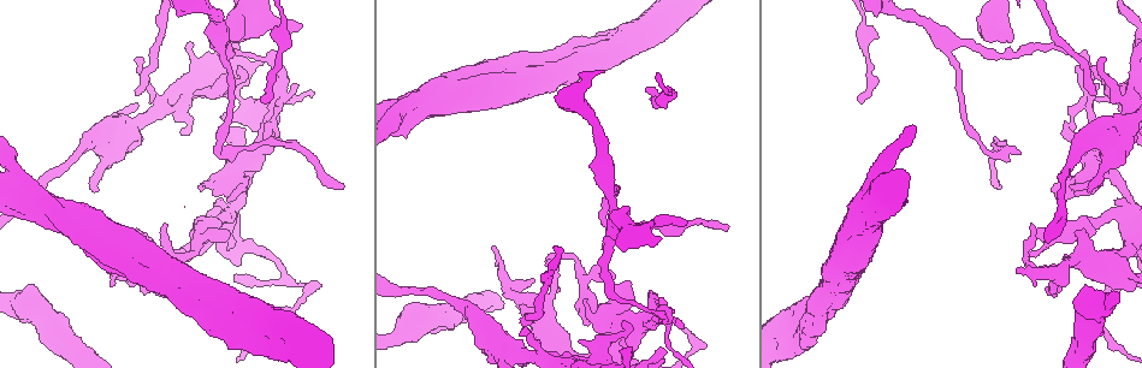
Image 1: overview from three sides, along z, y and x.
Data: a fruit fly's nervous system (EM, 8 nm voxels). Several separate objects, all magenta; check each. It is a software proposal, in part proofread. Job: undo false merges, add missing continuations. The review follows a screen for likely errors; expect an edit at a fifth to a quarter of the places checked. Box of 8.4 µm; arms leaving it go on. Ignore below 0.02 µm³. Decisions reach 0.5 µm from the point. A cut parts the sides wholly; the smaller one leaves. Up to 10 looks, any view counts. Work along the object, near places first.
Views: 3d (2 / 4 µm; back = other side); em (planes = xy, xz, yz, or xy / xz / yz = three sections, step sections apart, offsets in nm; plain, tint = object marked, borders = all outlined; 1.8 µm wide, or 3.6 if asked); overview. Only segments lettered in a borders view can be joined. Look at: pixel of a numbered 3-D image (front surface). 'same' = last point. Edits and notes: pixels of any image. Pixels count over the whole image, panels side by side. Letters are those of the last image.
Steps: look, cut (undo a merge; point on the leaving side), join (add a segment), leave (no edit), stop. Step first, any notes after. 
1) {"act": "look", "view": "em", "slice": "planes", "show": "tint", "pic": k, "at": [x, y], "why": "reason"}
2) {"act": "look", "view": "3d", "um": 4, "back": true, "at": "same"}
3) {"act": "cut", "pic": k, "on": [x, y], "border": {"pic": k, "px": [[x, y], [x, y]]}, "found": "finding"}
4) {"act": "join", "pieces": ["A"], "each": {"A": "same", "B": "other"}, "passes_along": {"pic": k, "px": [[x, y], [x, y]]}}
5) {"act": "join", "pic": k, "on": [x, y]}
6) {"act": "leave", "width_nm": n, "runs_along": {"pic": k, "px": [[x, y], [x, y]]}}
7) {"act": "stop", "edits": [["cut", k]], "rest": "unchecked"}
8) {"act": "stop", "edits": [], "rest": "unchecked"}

{"act": "look", "view": "3d", "um": 4, "pic": 1, "at": [281, 99], "why": "three arms meet"}

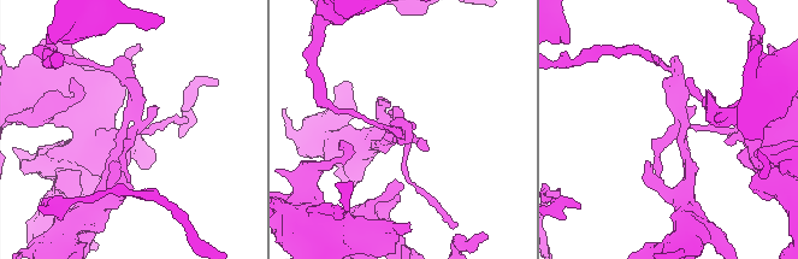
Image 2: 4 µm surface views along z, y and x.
{"act": "look", "view": "em", "slice": "planes", "show": "borders", "pic": 2, "at": [137, 126]}

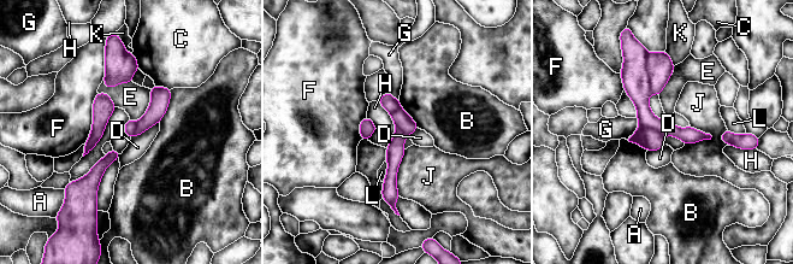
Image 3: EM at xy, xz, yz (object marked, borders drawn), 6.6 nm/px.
{"act": "cut", "pic": 3, "on": [635, 80], "width_nm": 100, "each": {"A": "other", "B": "other", "C": "other", "D": "other", "E": "other", "F": "other", "G": "other", "H": "other", "J": "other", "K": "other", "L": "other"}, "border": {"pic": 3, "px": [[646, 53], [646, 72], [651, 92]]}, "found": "two neurons meet here"}

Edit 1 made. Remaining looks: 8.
{"act": "look", "view": "em", "slice": "planes", "show": "borders", "pic": 1, "at": [545, 355], "why": "sharp bend"}

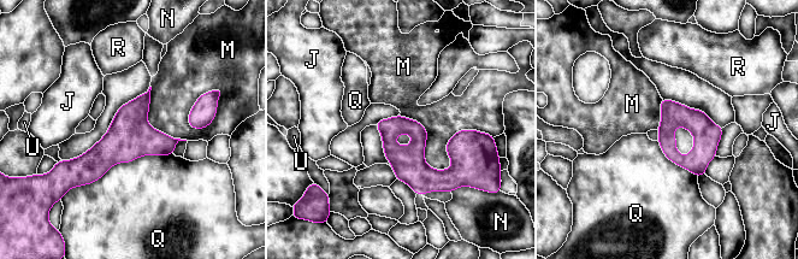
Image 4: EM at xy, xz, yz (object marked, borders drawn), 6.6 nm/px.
{"act": "leave", "each": {"J": "other", "M": "other", "N": "other", "Q": "other", "R": "other", "U": "other"}, "runs_along": {"pic": 4, "px": [[380, 124], [421, 176], [447, 176], [473, 135]]}, "found": "continuous, no second neuron"}

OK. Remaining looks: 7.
{"act": "look", "view": "3d", "um": 4, "pic": 1, "at": [230, 319], "why": "sudden change in width"}

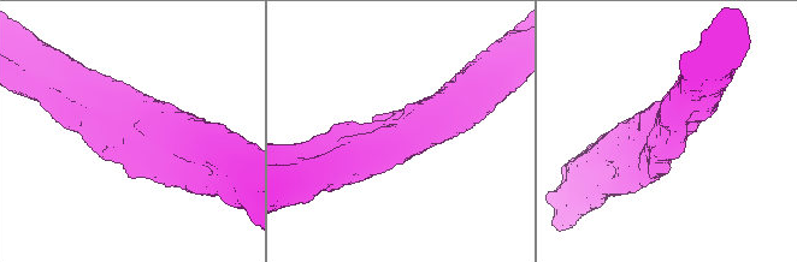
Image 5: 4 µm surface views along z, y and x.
{"act": "look", "view": "em", "um": 3.6, "slice": "planes", "show": "borders", "pic": 5, "at": [663, 137]}

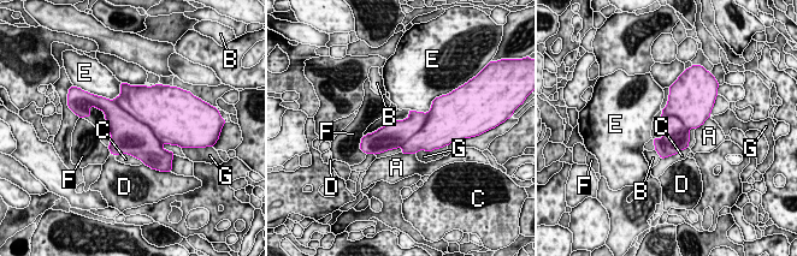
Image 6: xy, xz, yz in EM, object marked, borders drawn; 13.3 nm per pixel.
{"act": "cut", "pic": 6, "on": [130, 136], "longest_contact_nm": ["C", 400], "each": {"A": "other", "B": "other", "C": "other", "D": "other", "E": "other", "F": "other", "G": "other"}, "found": "two neurons meet here"}

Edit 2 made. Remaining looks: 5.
{"act": "stop", "edits": [["cut", 3], ["cut", 6]], "rest": "unchecked"}

